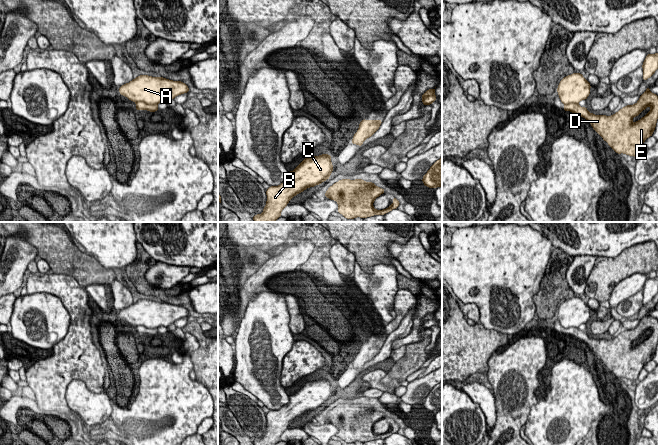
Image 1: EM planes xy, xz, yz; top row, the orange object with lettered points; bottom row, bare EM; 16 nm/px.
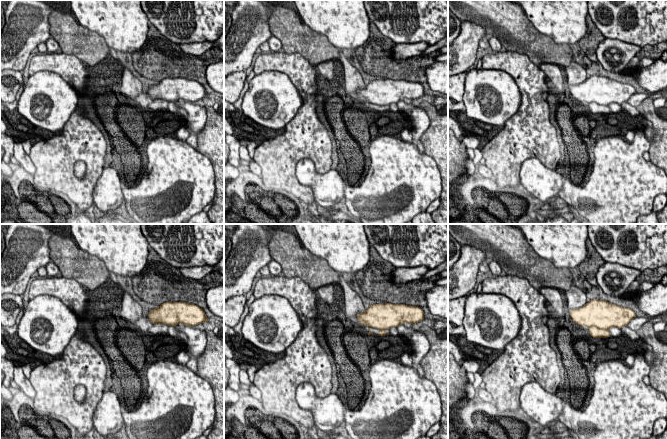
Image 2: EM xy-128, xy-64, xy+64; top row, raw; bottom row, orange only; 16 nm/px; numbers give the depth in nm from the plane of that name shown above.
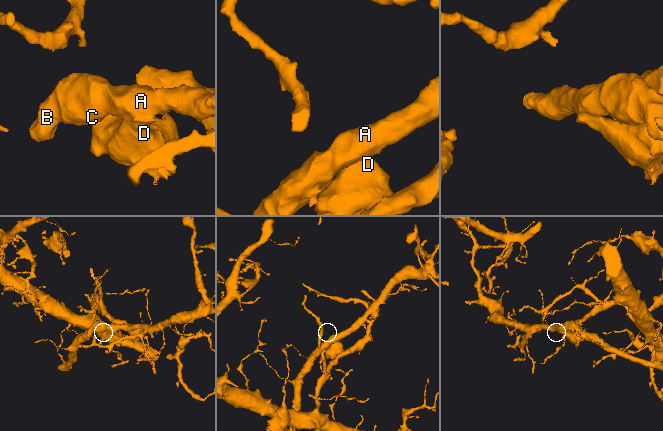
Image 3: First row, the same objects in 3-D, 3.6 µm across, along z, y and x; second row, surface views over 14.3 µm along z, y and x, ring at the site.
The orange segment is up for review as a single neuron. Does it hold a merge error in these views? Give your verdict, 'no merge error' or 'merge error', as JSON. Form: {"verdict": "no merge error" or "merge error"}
{"verdict": "merge error"}

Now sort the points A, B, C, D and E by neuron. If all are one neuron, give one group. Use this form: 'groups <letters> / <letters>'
groups A B C / D E

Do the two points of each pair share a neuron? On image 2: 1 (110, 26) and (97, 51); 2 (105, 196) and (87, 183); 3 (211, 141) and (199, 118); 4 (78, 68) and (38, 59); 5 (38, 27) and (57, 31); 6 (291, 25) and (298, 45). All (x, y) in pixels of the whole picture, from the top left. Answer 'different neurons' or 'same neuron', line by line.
1: different neurons
2: different neurons
3: different neurons
4: same neuron
5: different neurons
6: same neuron

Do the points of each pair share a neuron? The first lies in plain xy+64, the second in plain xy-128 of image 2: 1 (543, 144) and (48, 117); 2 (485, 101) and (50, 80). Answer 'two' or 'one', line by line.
1: two
2: one

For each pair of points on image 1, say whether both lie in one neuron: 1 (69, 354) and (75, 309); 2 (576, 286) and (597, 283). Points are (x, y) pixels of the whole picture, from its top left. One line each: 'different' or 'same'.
1: same
2: different

